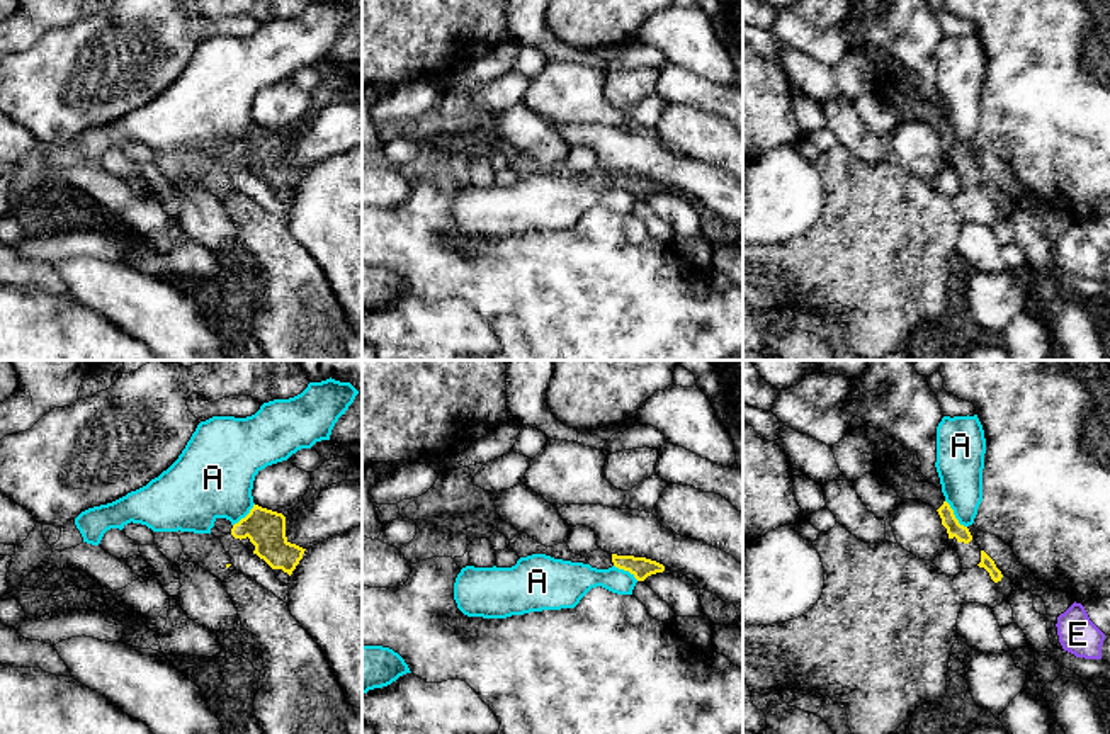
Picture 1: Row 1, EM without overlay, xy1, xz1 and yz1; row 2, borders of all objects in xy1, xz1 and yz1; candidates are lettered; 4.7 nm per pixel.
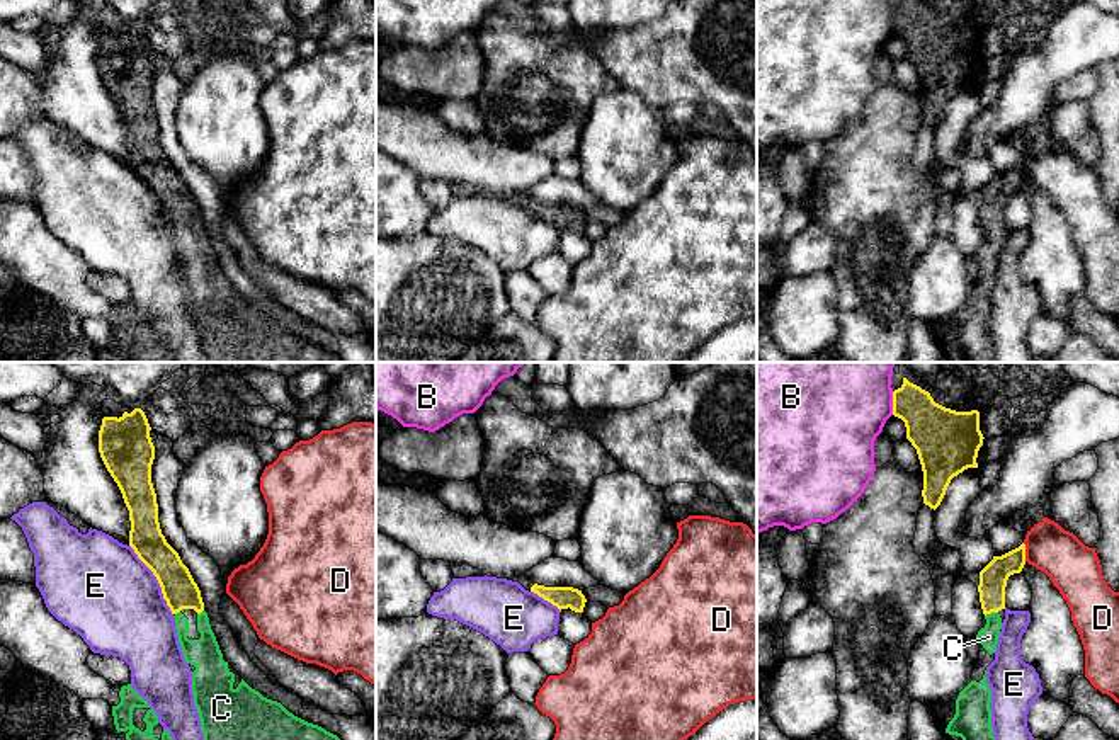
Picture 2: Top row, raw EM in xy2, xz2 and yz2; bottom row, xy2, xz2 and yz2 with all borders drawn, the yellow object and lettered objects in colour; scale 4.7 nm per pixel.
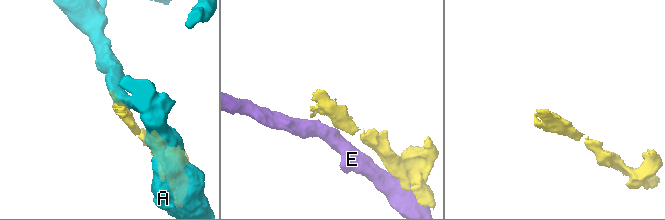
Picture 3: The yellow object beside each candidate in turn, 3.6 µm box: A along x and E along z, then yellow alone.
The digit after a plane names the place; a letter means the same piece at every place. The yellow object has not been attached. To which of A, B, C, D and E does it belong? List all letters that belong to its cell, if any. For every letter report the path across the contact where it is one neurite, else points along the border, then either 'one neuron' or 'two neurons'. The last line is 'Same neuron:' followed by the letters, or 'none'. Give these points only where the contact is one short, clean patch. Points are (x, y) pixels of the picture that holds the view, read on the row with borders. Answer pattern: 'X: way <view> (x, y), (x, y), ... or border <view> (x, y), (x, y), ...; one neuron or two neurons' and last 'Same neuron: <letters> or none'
A: border yz1 (945, 500), (954, 517), (966, 527); two neurons
B: border yz2 (891, 392), (893, 414); two neurons
C: way yz2 (994, 577), (990, 613), (988, 637); one neuron
D: border yz2 (1022, 543), (1026, 560); two neurons
E: two neurons
Same neuron: C

